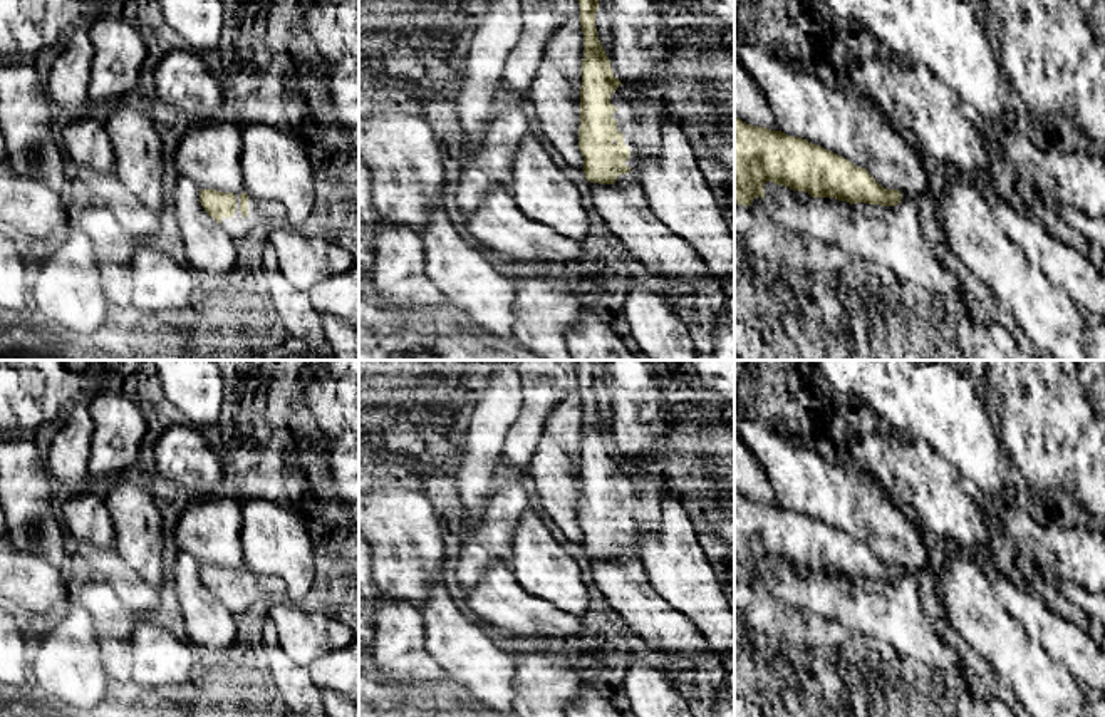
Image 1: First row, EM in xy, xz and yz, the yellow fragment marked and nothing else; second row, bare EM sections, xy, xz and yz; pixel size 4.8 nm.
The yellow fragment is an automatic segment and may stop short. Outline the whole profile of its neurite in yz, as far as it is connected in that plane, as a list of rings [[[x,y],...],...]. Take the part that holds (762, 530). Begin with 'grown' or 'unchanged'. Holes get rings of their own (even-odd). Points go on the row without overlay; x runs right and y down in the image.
unchanged | [[[734,491],[734,580],[750,581],[755,573],[763,575],[768,556],[850,580],[895,581],[902,575],[900,566],[885,565],[867,544],[838,529]]]

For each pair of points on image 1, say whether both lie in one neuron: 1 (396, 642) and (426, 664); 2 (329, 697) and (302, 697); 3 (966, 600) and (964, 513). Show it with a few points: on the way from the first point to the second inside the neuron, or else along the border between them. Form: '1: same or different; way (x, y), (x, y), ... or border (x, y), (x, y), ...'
1: same; way (401, 650), (418, 664)
2: different; border (317, 689), (322, 699)
3: different; border (964, 550), (978, 555)

